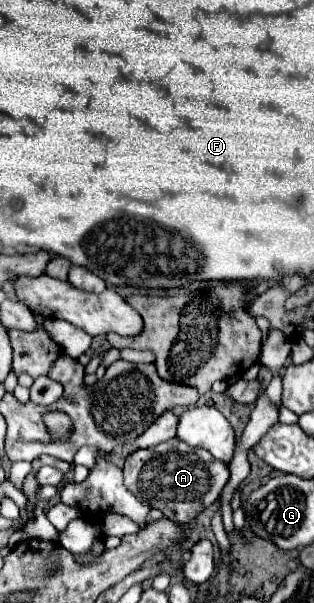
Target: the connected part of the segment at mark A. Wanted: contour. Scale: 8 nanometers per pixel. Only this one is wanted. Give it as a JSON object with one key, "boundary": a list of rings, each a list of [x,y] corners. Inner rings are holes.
{"boundary":[[[172,438],[158,446],[136,450],[124,464],[124,486],[144,504],[158,508],[164,516],[178,524],[192,522],[204,508],[214,504],[230,478],[224,462],[212,458],[202,448],[192,448],[186,442]]]}

